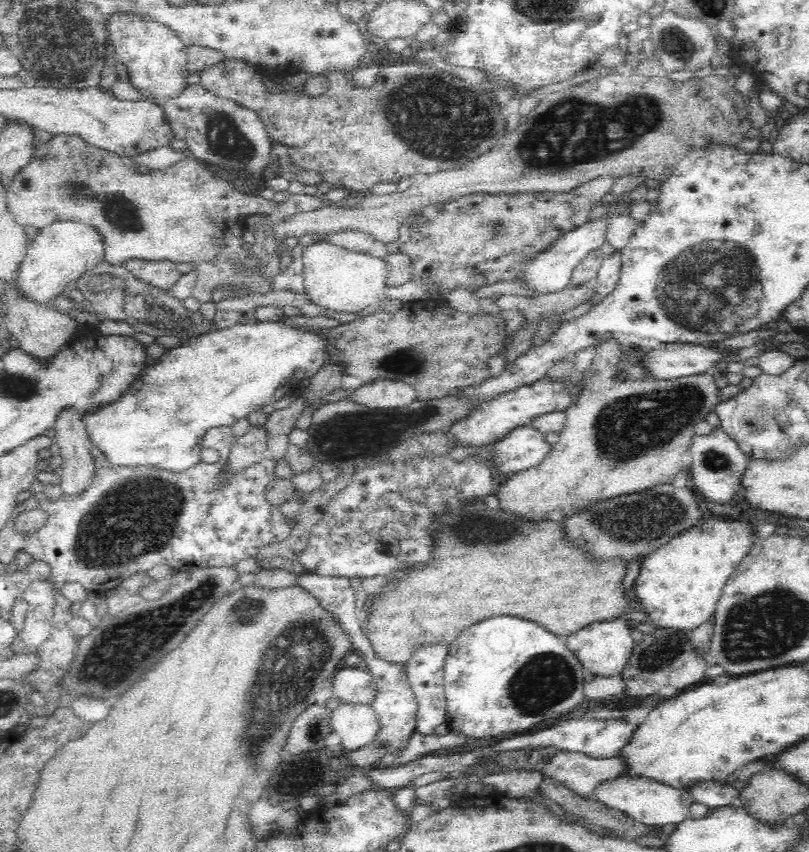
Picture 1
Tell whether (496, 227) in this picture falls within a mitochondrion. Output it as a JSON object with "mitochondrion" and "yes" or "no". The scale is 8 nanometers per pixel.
{"mitochondrion":"yes"}

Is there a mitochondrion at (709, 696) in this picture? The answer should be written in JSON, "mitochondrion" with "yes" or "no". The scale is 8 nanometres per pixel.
{"mitochondrion":"no"}

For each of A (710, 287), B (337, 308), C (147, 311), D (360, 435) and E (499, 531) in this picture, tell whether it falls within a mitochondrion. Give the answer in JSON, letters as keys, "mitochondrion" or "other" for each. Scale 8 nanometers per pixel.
{"A":"mitochondrion","B":"other","C":"mitochondrion","D":"mitochondrion","E":"mitochondrion"}

